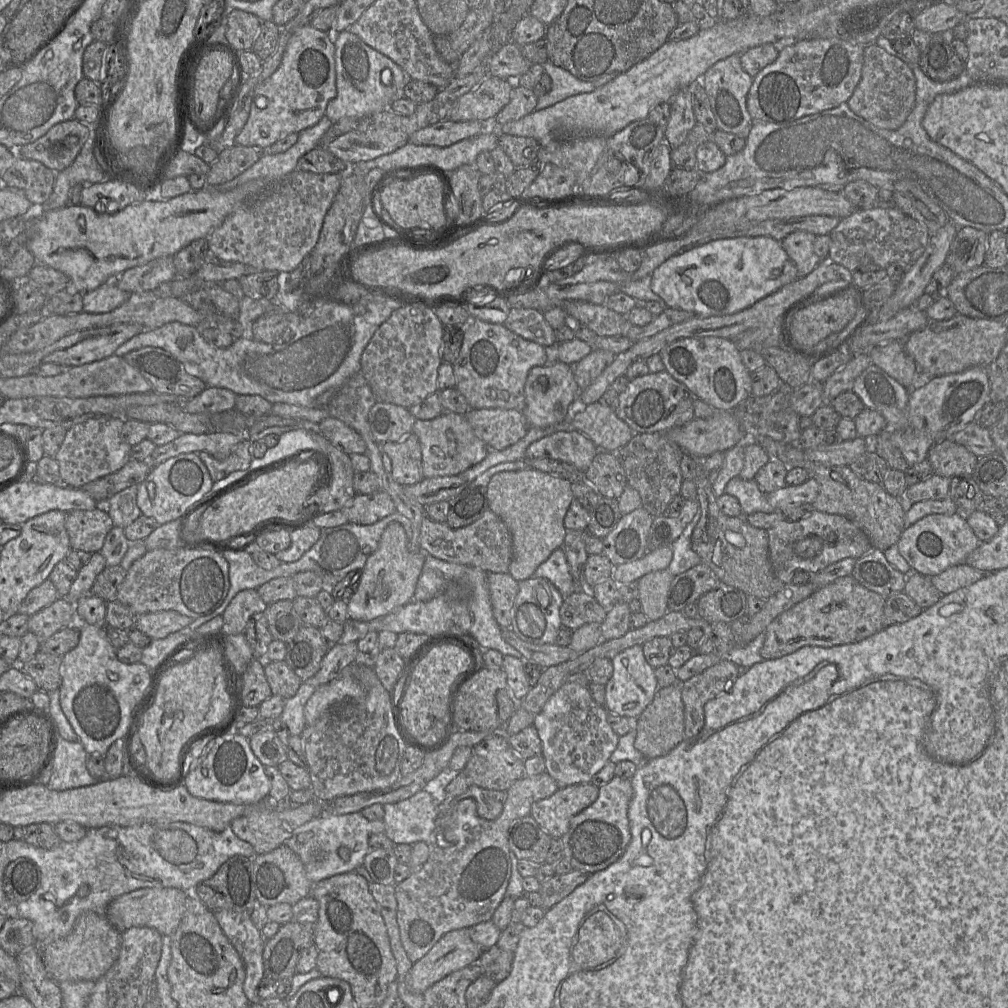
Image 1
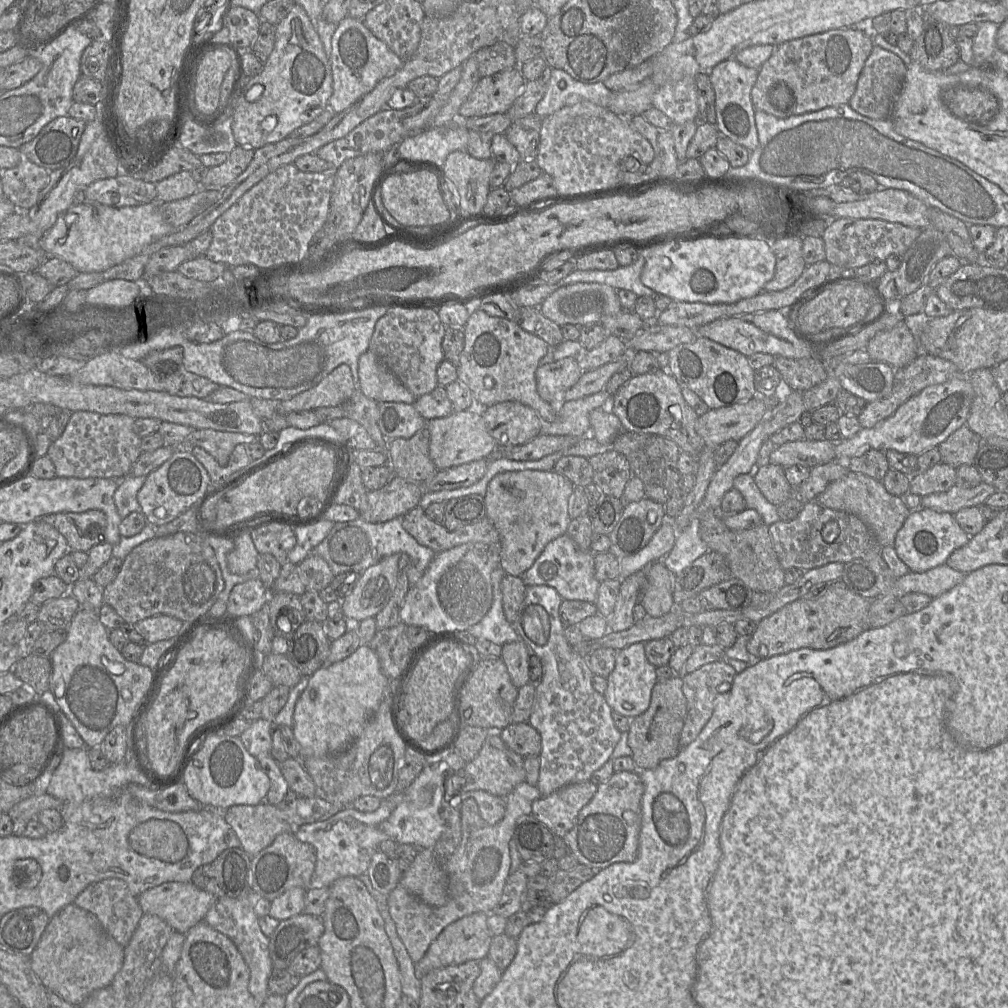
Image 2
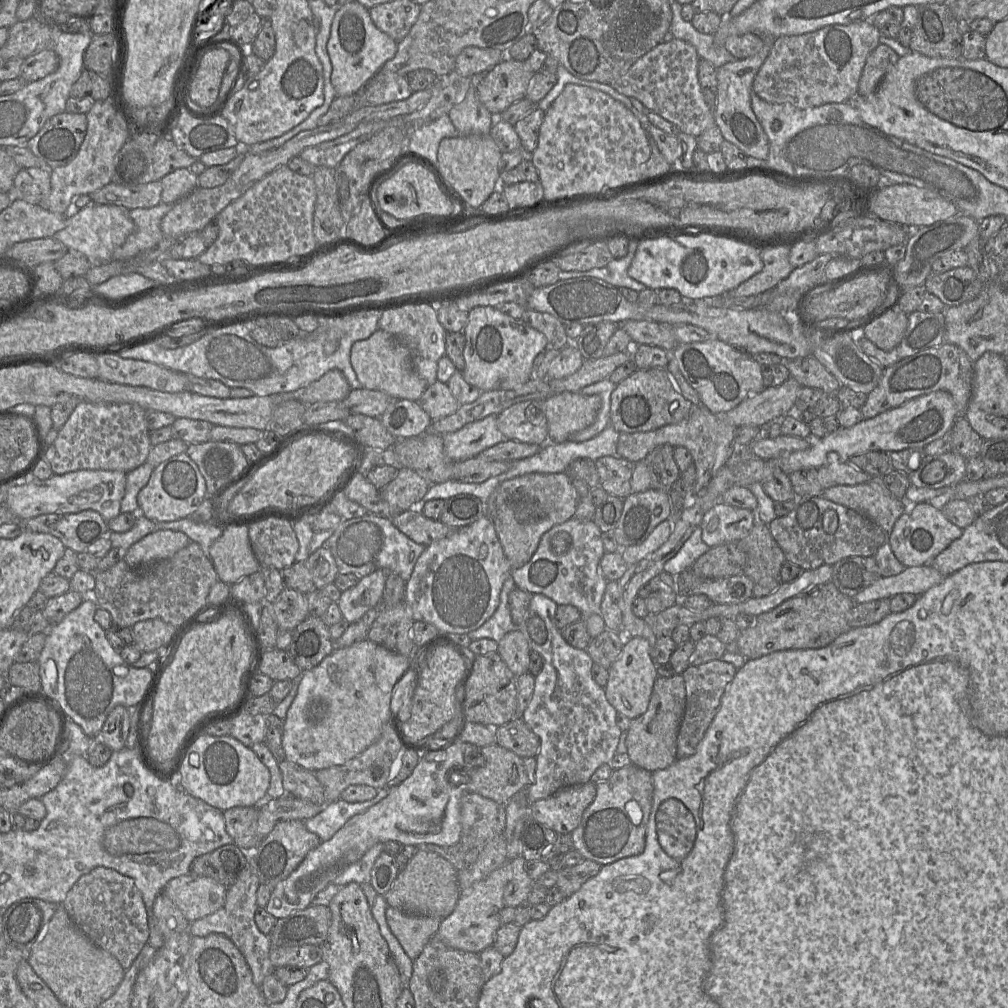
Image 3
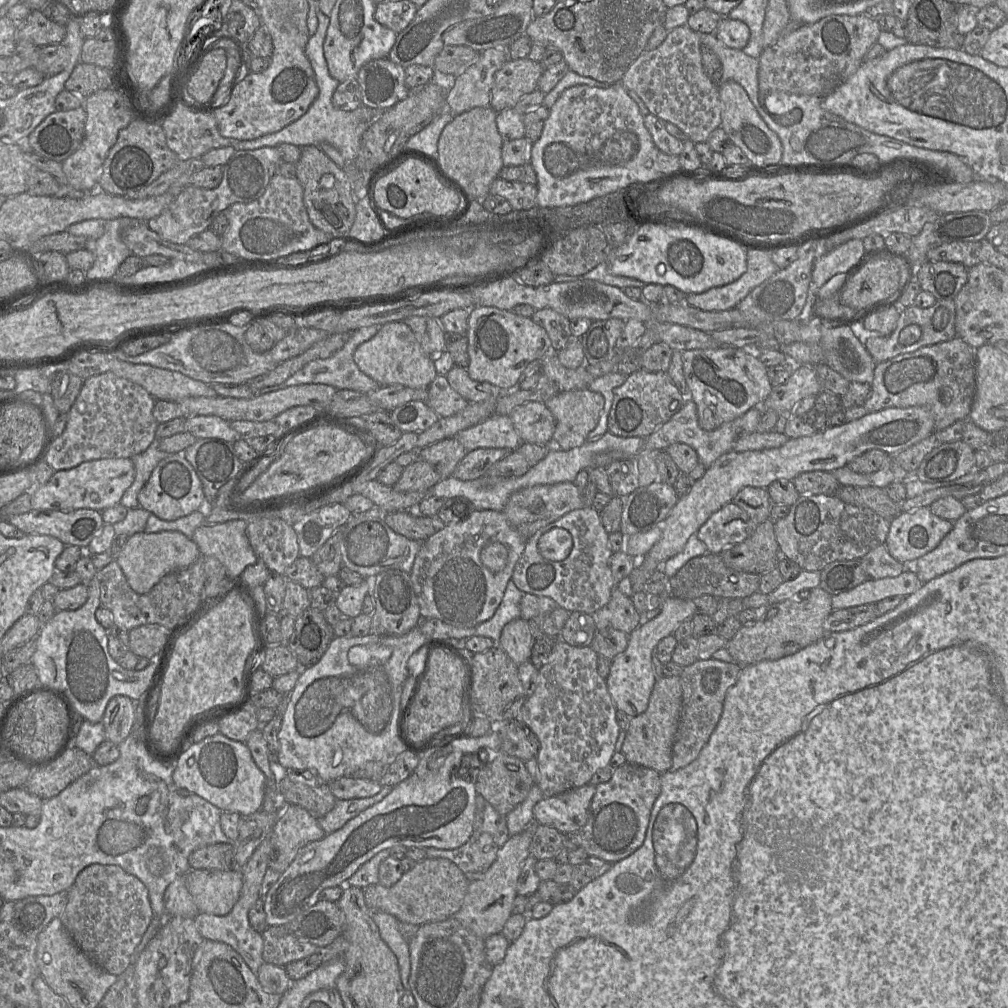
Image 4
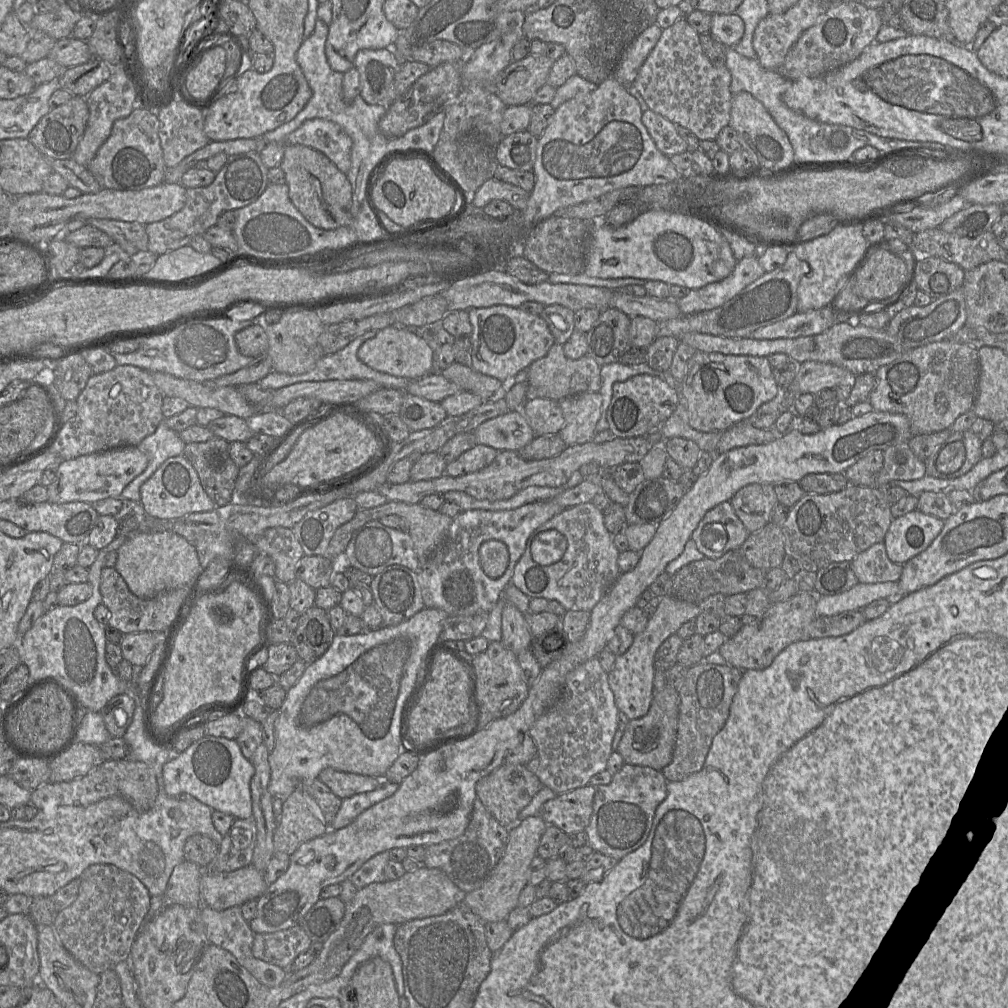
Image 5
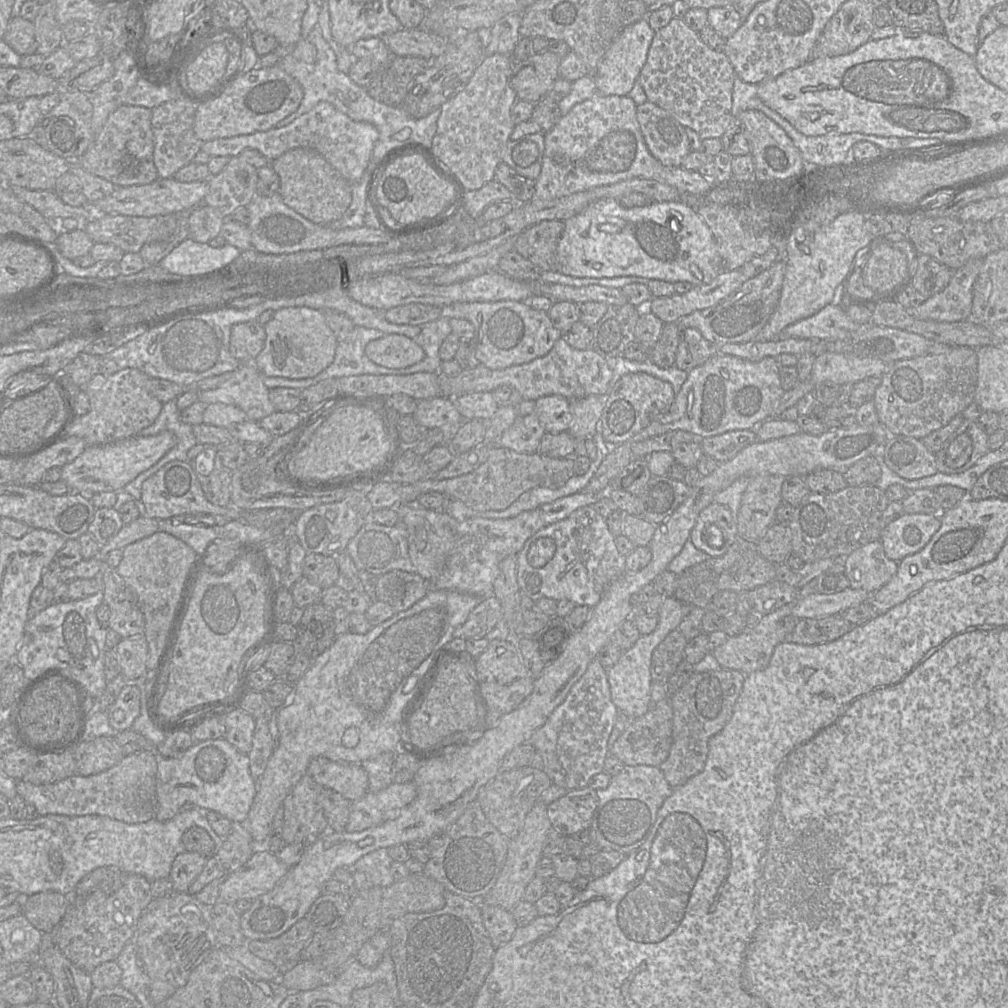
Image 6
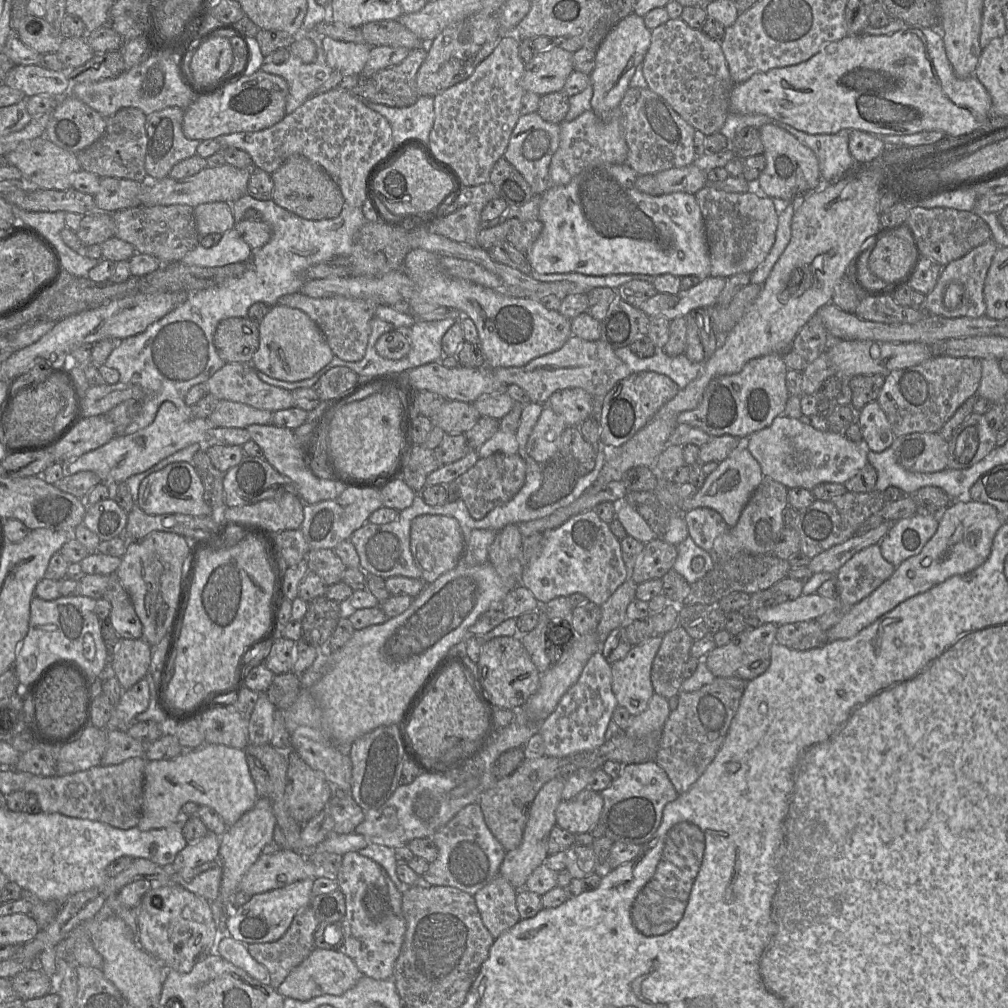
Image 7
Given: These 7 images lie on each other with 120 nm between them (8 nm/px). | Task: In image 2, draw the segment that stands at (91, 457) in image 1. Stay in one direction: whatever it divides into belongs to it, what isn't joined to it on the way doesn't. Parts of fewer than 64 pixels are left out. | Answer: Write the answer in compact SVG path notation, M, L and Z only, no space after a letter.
M72 412L64 432L51 443L47 452L47 456L54 463L56 476L81 479L124 478L142 453L142 438L133 430L134 420L123 414Z

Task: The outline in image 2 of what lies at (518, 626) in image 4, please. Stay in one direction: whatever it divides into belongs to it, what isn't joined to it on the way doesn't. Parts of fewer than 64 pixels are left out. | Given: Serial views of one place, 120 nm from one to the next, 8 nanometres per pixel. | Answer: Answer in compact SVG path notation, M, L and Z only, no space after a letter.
M520 639L502 645L501 659L506 665L511 681L516 688L530 682L528 660L530 651Z

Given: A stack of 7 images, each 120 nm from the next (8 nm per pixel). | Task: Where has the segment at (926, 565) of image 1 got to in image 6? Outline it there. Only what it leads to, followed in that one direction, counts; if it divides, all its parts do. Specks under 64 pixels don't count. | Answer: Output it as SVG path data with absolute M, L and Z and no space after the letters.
M902 514L888 524L881 533L880 541L886 557L899 563L908 555L920 551L940 529L941 520L933 514Z

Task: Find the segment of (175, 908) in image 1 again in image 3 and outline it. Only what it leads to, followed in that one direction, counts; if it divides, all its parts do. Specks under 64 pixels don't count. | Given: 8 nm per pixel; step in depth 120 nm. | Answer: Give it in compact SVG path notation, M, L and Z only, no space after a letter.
M185 874L171 879L161 893L167 895L192 923L224 905L227 887L210 877Z

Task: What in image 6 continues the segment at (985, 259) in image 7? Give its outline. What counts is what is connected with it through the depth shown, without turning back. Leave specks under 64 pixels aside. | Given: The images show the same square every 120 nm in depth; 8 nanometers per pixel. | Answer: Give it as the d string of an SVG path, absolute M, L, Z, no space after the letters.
M973 258L967 261L961 268L953 272L950 282L944 290L927 298L917 307L908 309L910 314L920 320L932 320L937 322L958 322L969 319L972 312L973 284L982 264L982 258Z

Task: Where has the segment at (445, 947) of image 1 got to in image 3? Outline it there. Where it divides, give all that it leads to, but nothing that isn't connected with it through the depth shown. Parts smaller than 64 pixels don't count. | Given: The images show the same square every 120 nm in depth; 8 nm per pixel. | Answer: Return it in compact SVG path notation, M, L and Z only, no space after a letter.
M511 861L490 873L483 880L462 890L453 912L441 920L436 937L450 948L480 953L493 945L500 928L500 912L504 906L504 890L510 880Z

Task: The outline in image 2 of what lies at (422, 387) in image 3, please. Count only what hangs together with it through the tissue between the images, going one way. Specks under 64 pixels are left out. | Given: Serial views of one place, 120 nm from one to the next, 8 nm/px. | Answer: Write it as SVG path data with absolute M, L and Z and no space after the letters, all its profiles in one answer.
M371 351L358 360L358 388L365 396L378 403L403 402L413 404L415 395Z

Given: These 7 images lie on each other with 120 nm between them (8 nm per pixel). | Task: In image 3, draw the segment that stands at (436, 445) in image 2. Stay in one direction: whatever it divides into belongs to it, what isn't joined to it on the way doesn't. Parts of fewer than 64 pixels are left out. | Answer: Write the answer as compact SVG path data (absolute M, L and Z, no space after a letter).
M497 416L467 424L458 431L442 435L444 451L449 459L458 462L478 456L507 439L497 425Z

